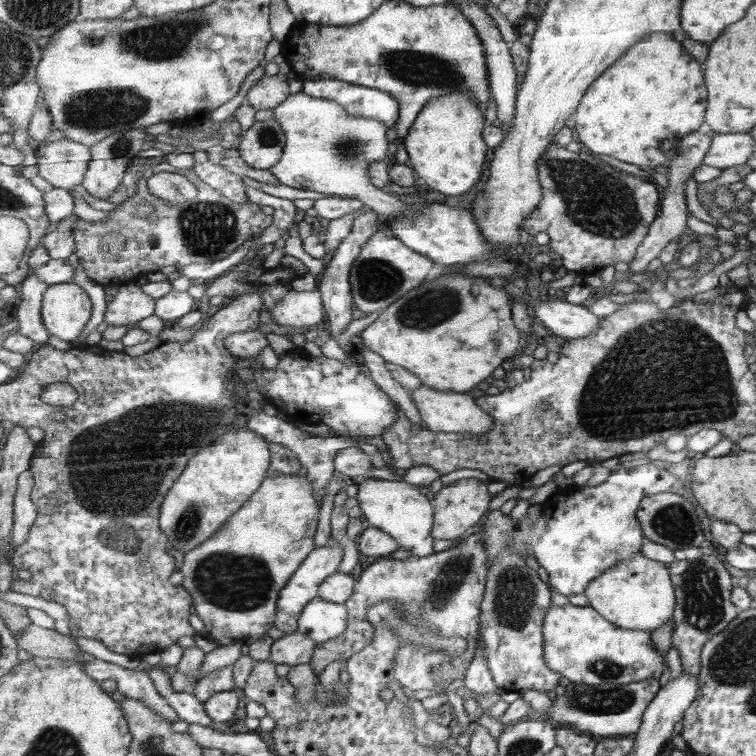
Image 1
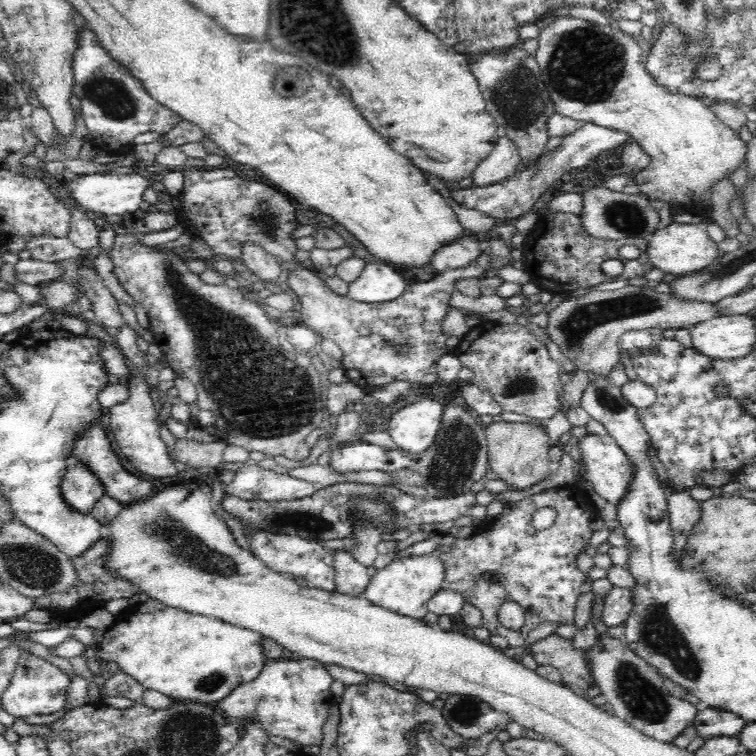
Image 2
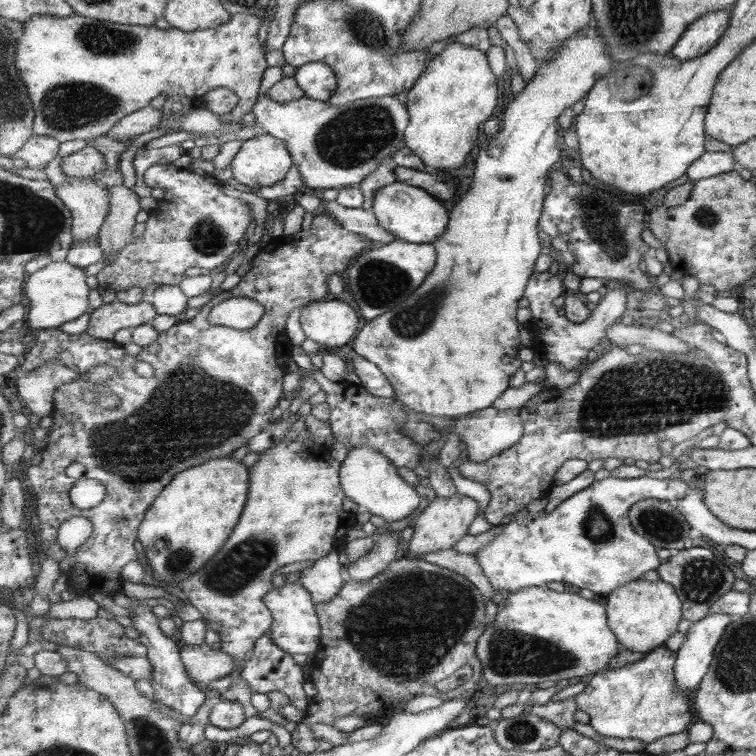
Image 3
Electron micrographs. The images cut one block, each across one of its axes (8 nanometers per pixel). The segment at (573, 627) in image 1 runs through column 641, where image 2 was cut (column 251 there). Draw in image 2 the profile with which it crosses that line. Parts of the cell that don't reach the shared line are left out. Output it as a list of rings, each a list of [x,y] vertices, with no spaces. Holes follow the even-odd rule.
[[[148,599],[120,616],[116,624],[106,630],[96,647],[102,660],[116,662],[122,672],[133,676],[148,690],[157,690],[175,700],[215,705],[237,686],[252,682],[262,672],[268,660],[263,649],[264,639],[260,633],[234,626],[219,618],[185,613]]]

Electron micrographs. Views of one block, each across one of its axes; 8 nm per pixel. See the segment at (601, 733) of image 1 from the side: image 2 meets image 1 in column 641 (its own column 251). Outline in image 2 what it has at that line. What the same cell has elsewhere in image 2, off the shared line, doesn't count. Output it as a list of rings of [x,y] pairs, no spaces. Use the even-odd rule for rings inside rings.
[[[304,657],[268,659],[252,682],[237,686],[214,706],[245,728],[256,725],[268,736],[288,738],[302,746],[320,746],[323,726],[332,705],[332,682],[323,662]]]

